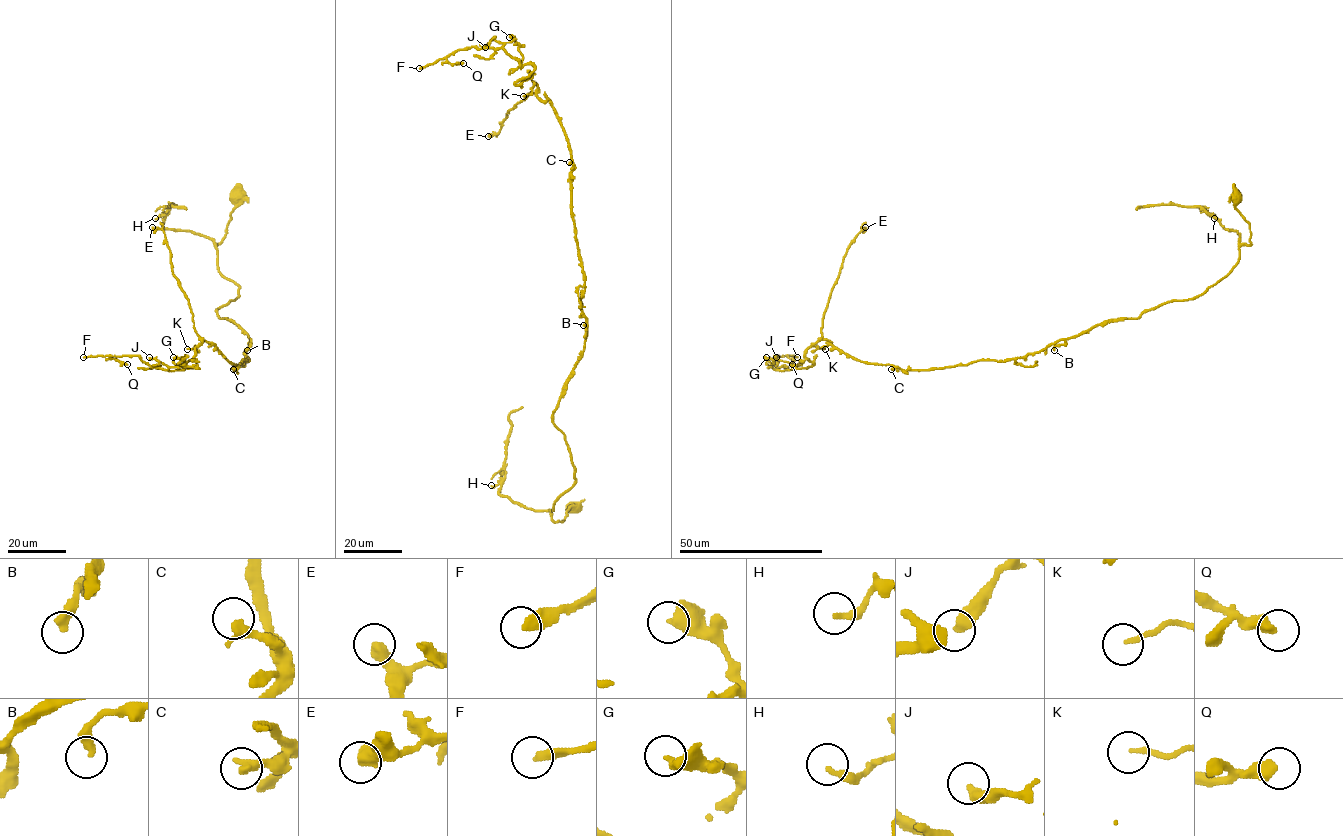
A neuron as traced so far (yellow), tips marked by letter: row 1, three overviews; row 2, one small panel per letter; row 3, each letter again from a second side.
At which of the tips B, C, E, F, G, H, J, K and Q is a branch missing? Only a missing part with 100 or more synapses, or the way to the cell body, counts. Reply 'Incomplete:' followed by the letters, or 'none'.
Incomplete: F

